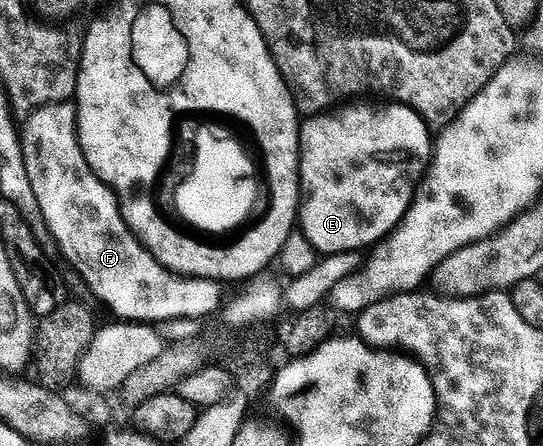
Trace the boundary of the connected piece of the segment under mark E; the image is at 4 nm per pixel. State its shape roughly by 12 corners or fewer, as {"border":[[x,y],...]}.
{"border":[[394,101],[300,127],[298,226],[324,256],[387,238],[434,138]]}

